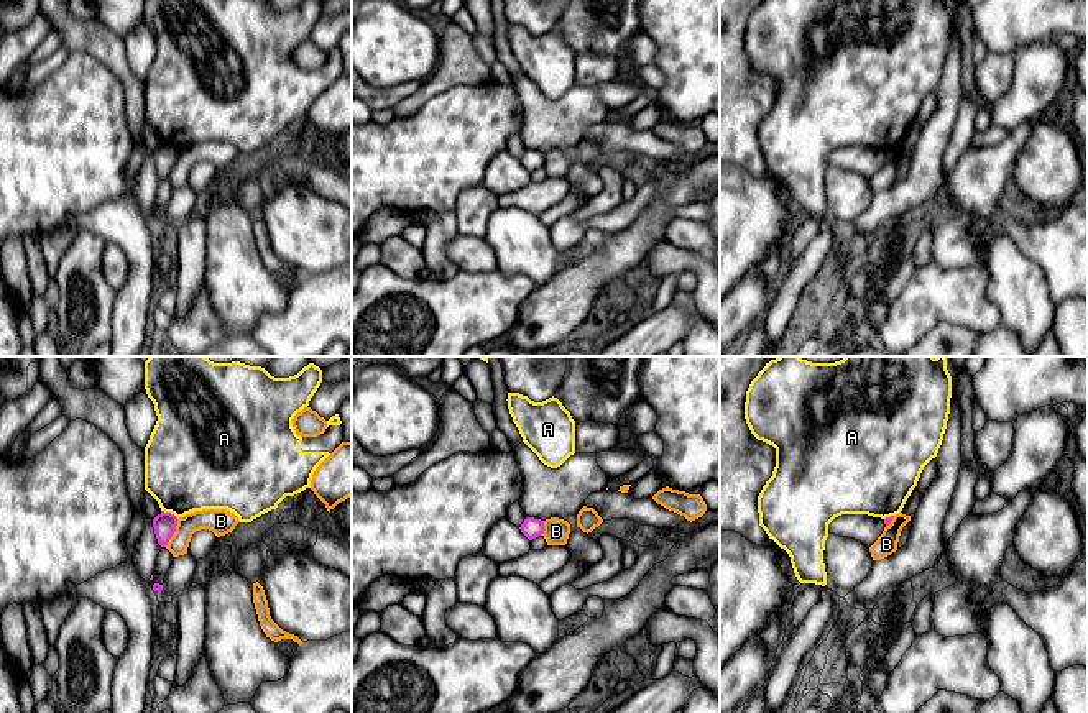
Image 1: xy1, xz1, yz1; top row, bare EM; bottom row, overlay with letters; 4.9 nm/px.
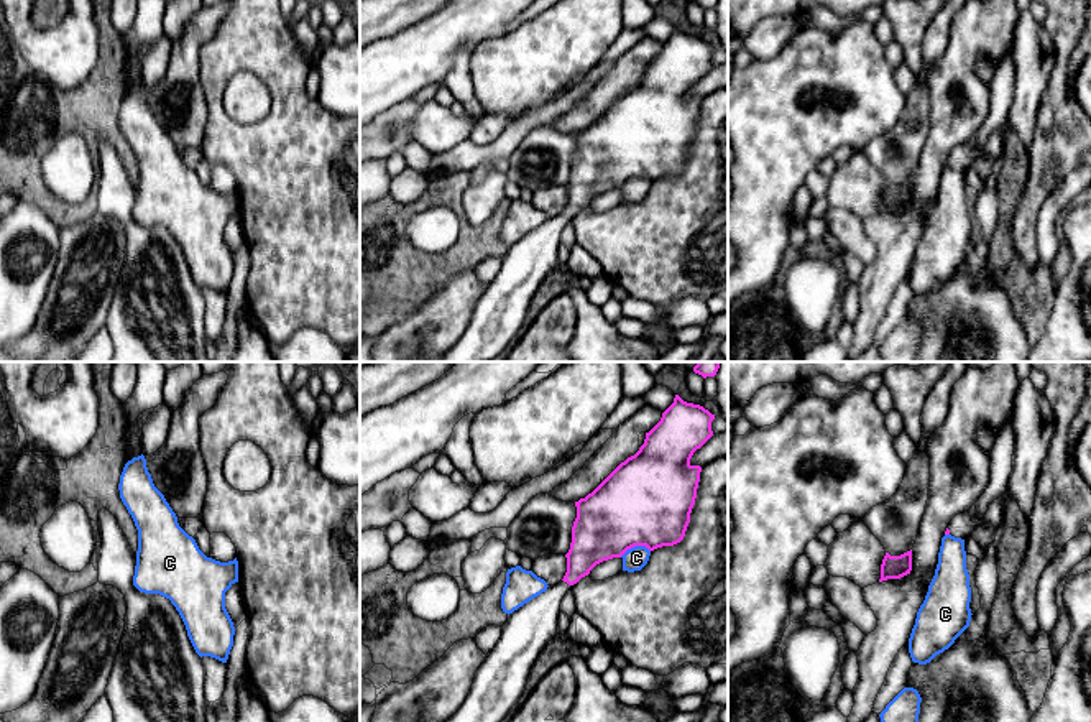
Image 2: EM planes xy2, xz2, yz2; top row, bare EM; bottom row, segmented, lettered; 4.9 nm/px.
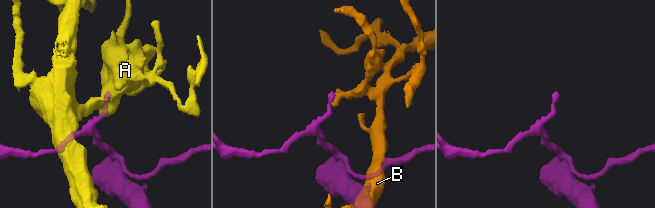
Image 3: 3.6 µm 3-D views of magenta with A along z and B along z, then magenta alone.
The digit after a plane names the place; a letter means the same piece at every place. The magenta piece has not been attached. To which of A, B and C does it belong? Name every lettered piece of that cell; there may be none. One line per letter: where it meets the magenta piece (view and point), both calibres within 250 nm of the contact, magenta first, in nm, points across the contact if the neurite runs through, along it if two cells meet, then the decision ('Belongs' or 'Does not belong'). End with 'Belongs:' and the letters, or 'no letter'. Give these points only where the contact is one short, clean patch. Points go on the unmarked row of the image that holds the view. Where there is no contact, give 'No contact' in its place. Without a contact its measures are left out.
A: Touches magenta at xy1 (170, 145). Thickness 110 nm (magenta) against 440 nm. Boundary: xy1 (161, 142), (178, 150). Does not belong
B: Touches magenta at xy1 (175, 163). Thickness 110 nm (magenta) against 130 nm. Boundary: xy1 (178, 151), (176, 163), (165, 178). Does not belong
C: Touches magenta at xz2 (635, 176). Thickness 440 nm (magenta) against 110 nm. Does not belong
Belongs: no letter

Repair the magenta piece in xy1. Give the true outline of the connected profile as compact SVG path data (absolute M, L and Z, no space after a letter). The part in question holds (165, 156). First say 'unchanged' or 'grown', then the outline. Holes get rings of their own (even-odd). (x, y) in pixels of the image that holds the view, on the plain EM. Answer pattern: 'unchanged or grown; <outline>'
unchanged; M161 143L154 151L153 151L153 159L154 166L158 171L158 176L161 179L166 179L173 166L176 164L177 158L177 150L171 145Z

